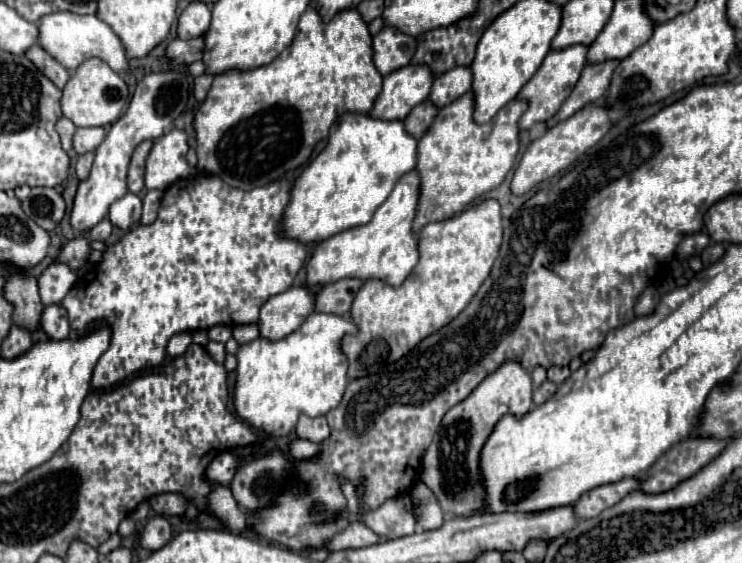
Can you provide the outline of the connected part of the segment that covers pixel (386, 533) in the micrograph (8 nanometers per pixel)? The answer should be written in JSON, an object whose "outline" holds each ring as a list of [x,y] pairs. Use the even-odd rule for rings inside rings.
{"outline":[[[340,479],[344,497],[348,501],[350,511],[366,523],[374,533],[378,533],[382,539],[396,539],[414,533],[414,515],[412,515],[412,501],[408,495],[400,495],[396,499],[386,501],[380,509],[370,511],[364,509],[356,497],[356,489],[350,485],[350,481]]]}

